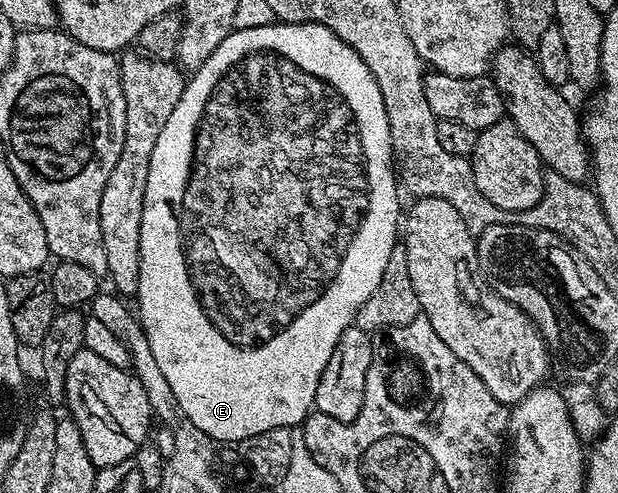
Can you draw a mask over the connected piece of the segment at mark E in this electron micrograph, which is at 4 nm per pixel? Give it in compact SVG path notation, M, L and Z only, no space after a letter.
M274 21L270 25L262 25L254 29L233 29L210 53L210 57L191 72L185 82L184 91L180 94L178 105L174 105L174 113L170 113L170 121L162 125L162 133L158 133L158 145L154 145L154 153L150 153L150 177L146 177L146 197L142 209L142 233L140 234L140 272L138 273L138 289L134 296L135 306L138 308L140 326L144 328L144 338L150 341L150 349L154 349L154 357L158 360L158 369L170 381L170 389L174 389L174 397L182 409L182 413L195 427L202 429L202 433L209 439L220 443L238 445L246 437L255 435L265 436L270 429L279 427L295 428L303 424L313 410L318 381L322 377L322 369L326 369L326 361L330 361L330 353L334 353L334 345L338 345L338 337L347 327L356 322L358 309L366 305L366 297L378 289L382 281L382 273L390 261L393 251L398 247L398 228L402 223L402 207L400 211L400 195L396 192L398 186L398 171L394 166L390 123L387 121L386 107L383 105L382 93L378 89L378 81L370 73L366 61L350 49L326 25L321 23L281 23Z

